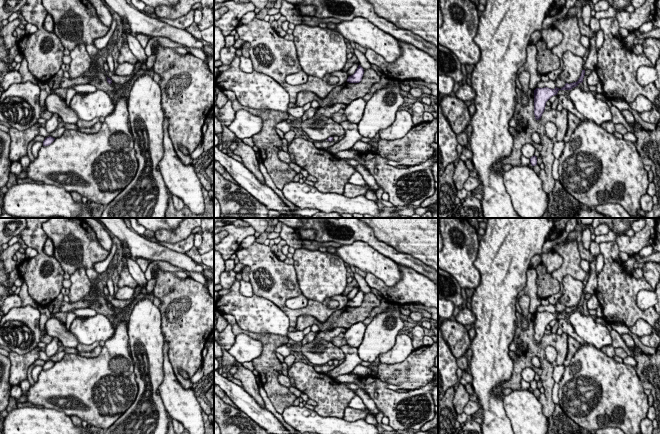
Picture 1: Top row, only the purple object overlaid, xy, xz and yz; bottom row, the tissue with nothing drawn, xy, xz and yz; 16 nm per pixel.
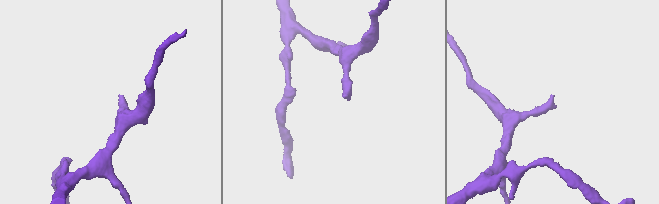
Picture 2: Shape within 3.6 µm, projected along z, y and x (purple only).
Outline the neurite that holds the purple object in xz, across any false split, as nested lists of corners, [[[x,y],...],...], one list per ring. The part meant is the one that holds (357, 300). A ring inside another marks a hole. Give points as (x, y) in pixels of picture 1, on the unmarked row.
[[[359,289],[355,297],[348,301],[347,306],[359,307],[362,304],[364,293]]]

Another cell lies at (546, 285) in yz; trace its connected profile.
[[[542,262],[536,267],[536,284],[540,299],[547,299],[551,295],[559,292],[561,288],[558,280],[547,272],[547,269]]]

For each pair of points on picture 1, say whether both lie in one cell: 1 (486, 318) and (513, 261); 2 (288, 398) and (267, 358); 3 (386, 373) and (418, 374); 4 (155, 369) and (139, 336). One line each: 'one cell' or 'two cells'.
1: one cell
2: one cell
3: one cell
4: one cell

